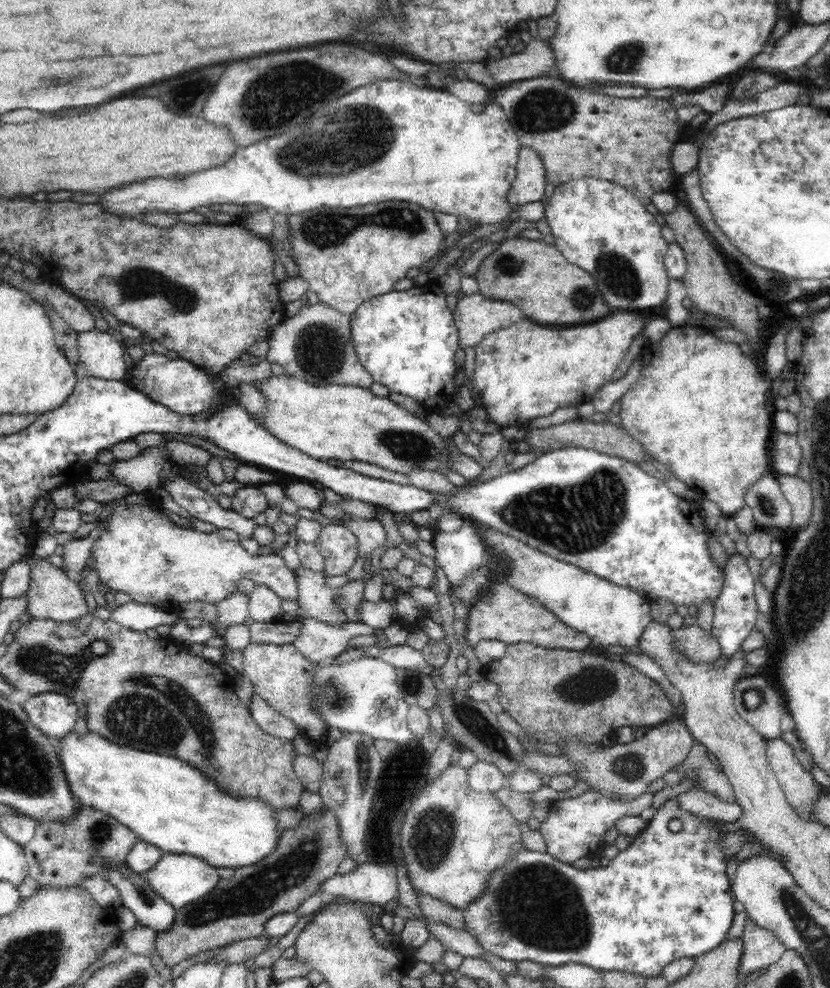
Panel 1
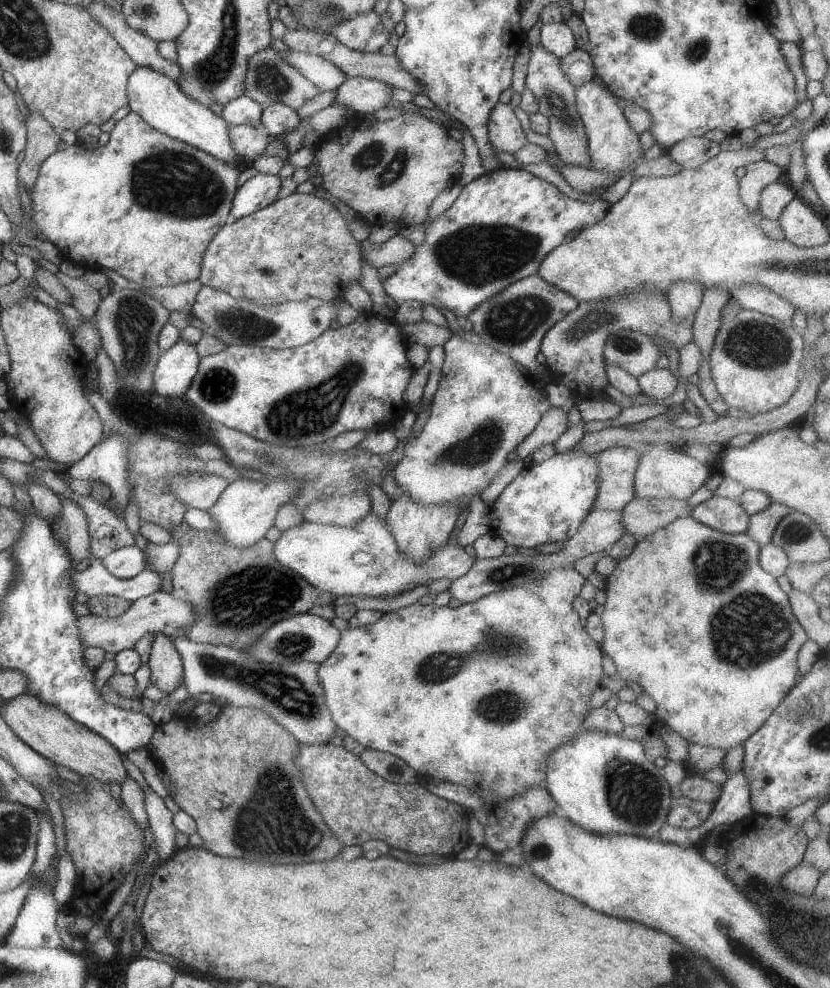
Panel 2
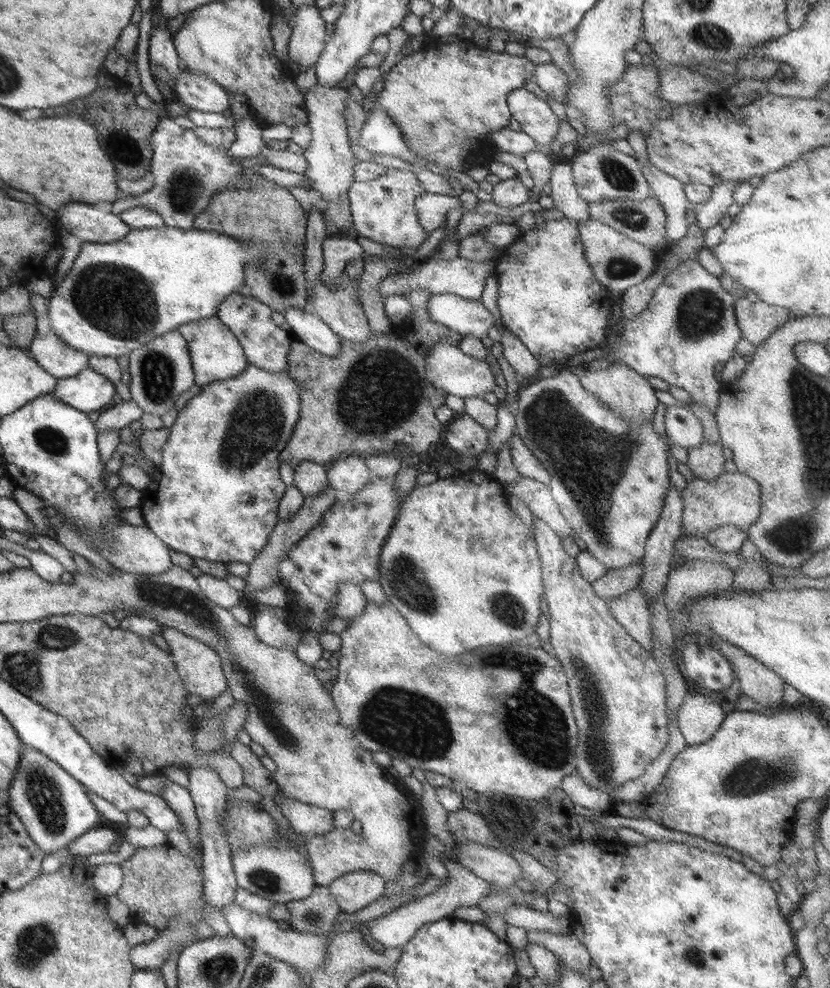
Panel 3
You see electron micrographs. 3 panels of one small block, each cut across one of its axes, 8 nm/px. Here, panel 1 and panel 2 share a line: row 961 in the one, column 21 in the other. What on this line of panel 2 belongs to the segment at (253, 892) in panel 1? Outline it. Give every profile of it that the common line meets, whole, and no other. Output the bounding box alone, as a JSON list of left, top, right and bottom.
[17,112,60,190]

